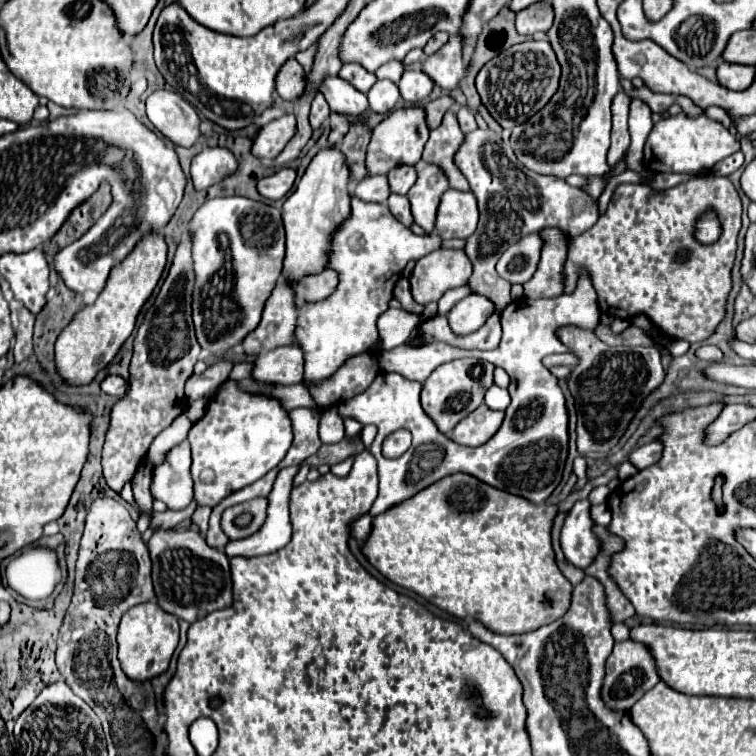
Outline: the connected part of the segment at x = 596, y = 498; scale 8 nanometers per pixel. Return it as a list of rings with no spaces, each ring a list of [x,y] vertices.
[[[606,485],[598,486],[591,491],[588,500],[593,505],[606,503],[611,493],[613,493],[613,491]]]

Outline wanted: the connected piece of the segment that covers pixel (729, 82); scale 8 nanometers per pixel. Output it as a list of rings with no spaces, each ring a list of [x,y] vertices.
[[[721,61],[717,65],[717,81],[719,85],[733,89],[733,91],[743,91],[751,85],[755,77],[755,67],[749,65],[733,65],[733,63],[725,63]]]

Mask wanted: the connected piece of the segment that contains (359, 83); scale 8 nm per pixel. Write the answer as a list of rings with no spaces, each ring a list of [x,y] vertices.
[[[347,63],[347,65],[343,65],[341,67],[341,79],[345,79],[345,81],[349,81],[355,89],[359,89],[361,93],[367,93],[369,89],[371,89],[371,85],[377,81],[377,77],[375,75],[371,75],[371,73],[367,73],[361,65],[357,65],[357,63]]]

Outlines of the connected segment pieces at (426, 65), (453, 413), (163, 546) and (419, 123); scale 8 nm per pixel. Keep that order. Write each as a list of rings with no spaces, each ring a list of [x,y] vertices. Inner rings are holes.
[[[455,35],[449,39],[449,43],[443,45],[441,51],[437,51],[435,55],[429,55],[423,61],[421,69],[441,89],[455,89],[457,83],[465,77],[467,65],[469,65],[469,59],[463,55],[463,39]]]
[[[457,359],[449,361],[445,365],[439,365],[431,377],[423,383],[421,391],[421,405],[425,413],[435,421],[441,433],[449,435],[451,429],[467,417],[471,411],[475,411],[483,403],[485,391],[493,385],[493,371],[495,365],[479,359]]]
[[[157,531],[147,545],[153,561],[153,585],[157,603],[167,613],[193,623],[211,611],[225,609],[233,603],[229,557],[223,551],[209,547],[199,531]]]
[[[403,107],[395,109],[393,113],[383,119],[371,135],[369,149],[367,149],[367,177],[373,175],[387,175],[397,165],[415,167],[421,161],[423,145],[429,139],[429,129],[425,125],[425,111],[421,107]]]

